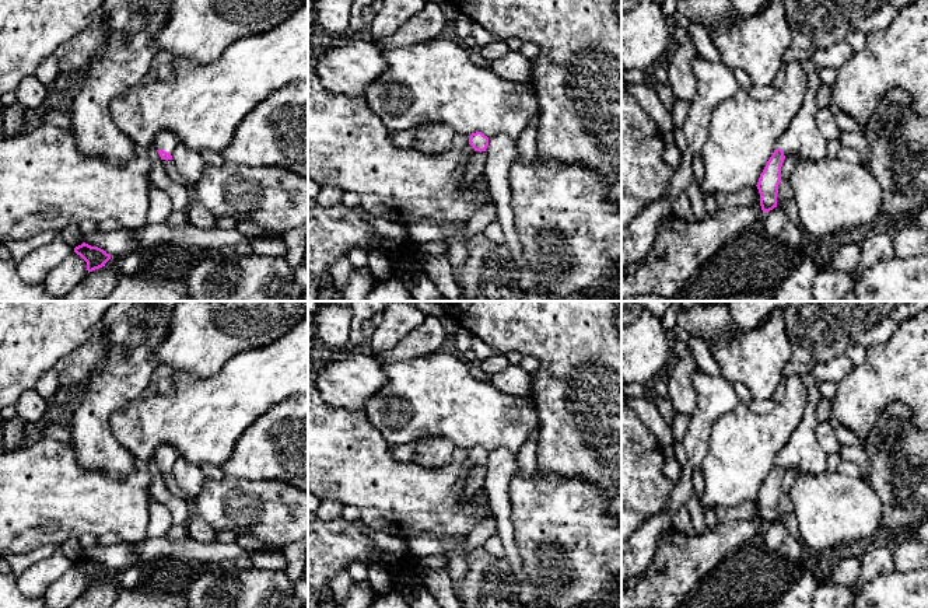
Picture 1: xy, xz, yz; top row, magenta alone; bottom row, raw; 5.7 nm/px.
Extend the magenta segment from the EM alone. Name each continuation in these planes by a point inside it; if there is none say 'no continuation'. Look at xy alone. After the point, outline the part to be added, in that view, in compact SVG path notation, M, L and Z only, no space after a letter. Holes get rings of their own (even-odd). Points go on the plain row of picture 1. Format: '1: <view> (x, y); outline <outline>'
1: xy (165, 454); outline M161 444L155 452L154 452L154 461L157 464L164 464L167 467L169 467L172 469L174 464L176 462L176 460L179 458L179 452L168 445L168 444Z

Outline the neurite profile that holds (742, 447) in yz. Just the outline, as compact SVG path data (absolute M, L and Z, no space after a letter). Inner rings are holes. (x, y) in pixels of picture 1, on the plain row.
M801 375L784 381L785 394L771 412L756 413L739 402L712 422L700 465L704 511L732 509L757 499L777 454L802 422L808 405L808 388Z

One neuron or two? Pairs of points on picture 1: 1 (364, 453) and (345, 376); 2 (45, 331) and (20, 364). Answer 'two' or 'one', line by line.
1: two
2: one

